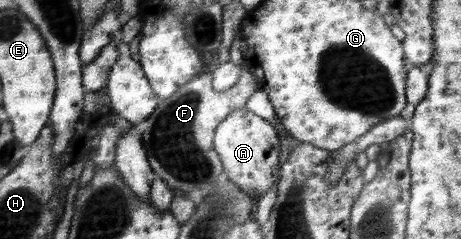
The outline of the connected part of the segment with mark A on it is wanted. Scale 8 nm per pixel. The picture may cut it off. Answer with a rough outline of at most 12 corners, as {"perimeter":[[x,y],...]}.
{"perimeter":[[246,107],[216,130],[227,177],[259,198],[280,176],[276,130]]}

